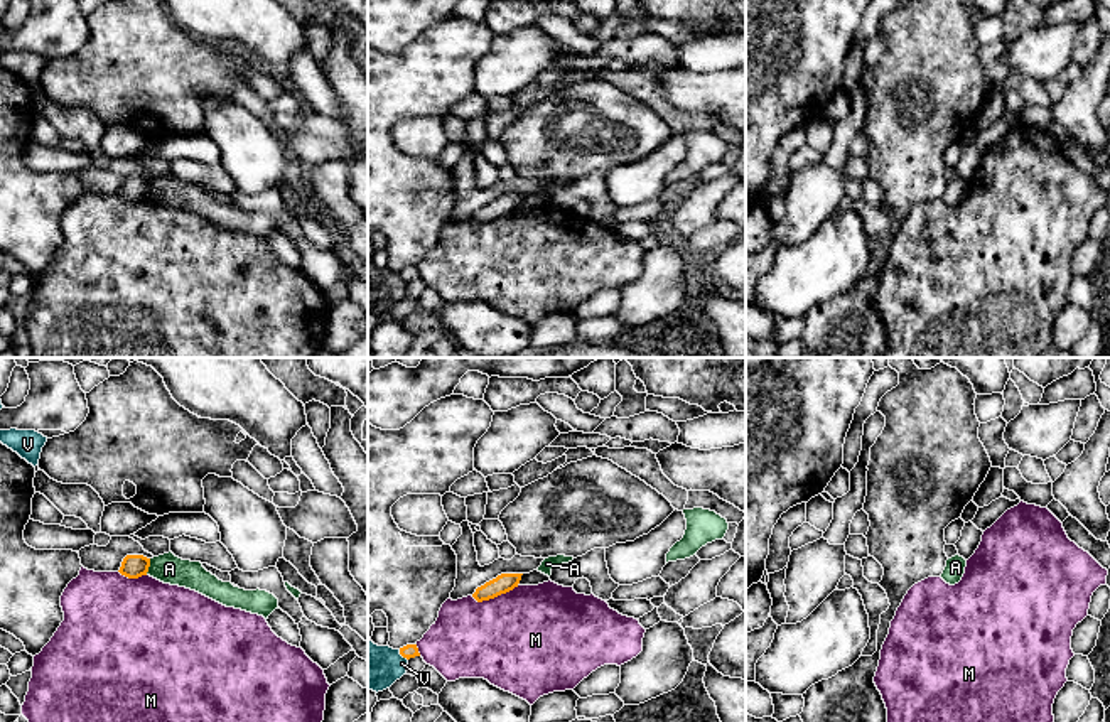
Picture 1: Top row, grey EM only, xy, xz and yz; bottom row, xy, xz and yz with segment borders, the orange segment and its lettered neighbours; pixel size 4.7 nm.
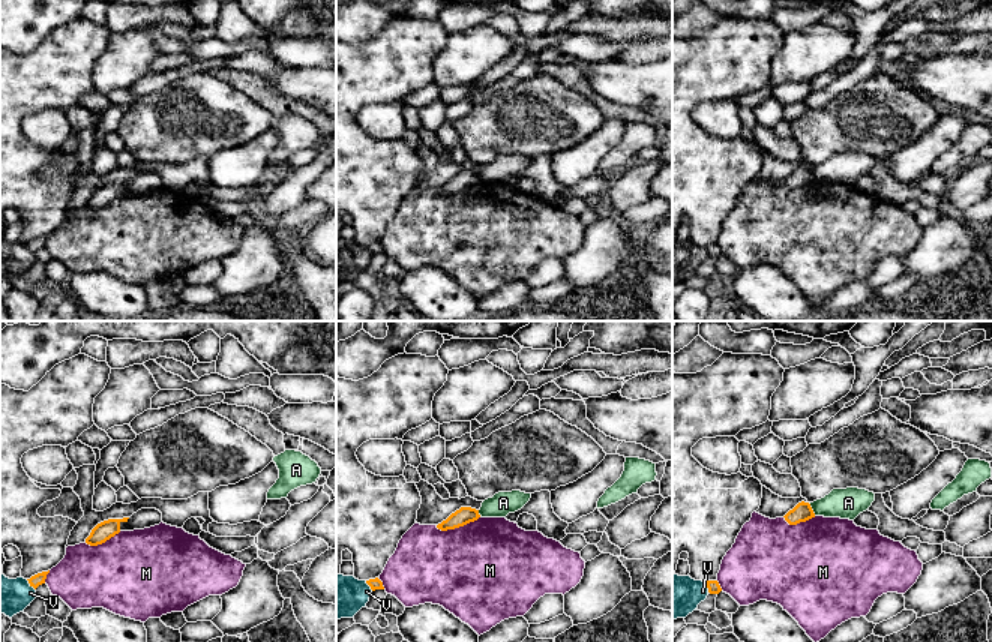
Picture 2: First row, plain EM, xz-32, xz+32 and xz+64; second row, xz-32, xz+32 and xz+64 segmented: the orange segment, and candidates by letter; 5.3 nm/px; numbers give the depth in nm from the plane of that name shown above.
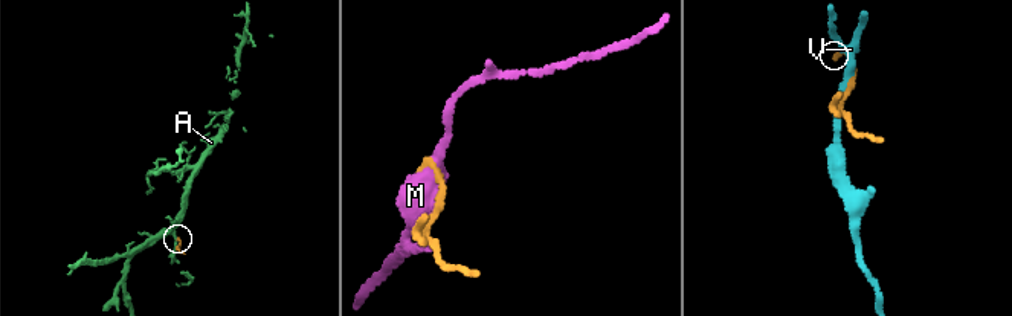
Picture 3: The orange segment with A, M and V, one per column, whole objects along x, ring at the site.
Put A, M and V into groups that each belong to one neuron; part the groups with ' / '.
A / M / V

